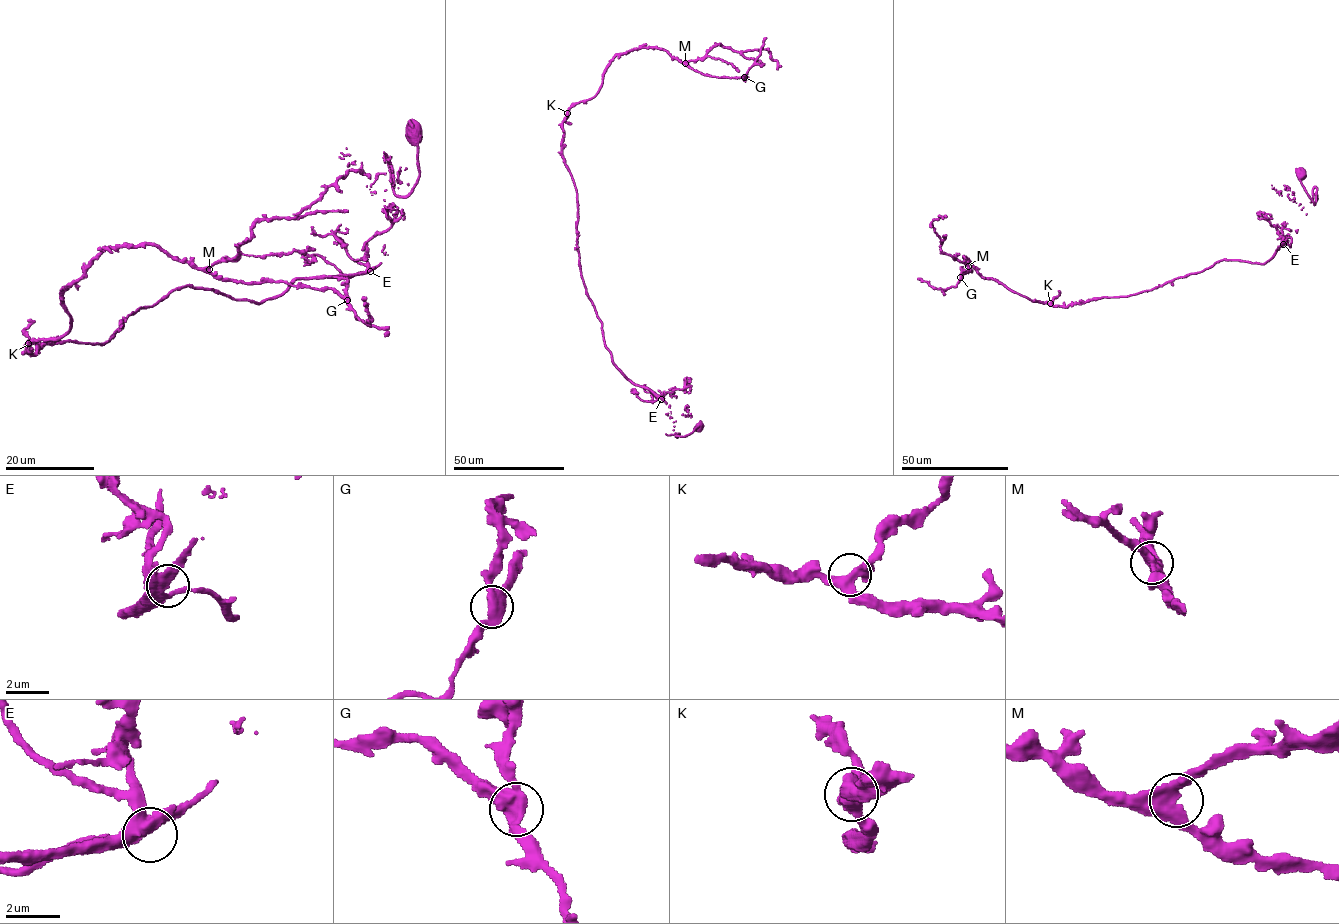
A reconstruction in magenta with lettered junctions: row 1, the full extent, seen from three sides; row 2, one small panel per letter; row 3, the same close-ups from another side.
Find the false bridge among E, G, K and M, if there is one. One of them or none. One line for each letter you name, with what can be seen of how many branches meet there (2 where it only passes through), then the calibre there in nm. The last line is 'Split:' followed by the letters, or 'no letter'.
G: 3 branches meet; 460 nm thick
Split: G

